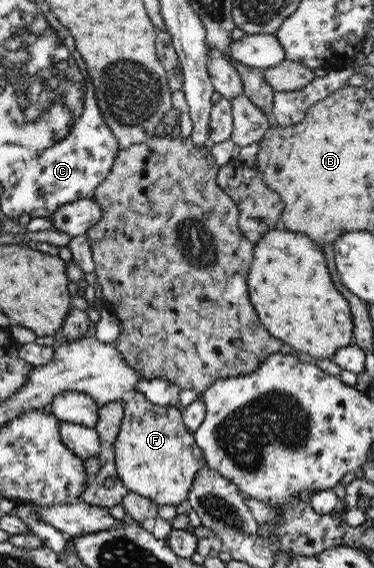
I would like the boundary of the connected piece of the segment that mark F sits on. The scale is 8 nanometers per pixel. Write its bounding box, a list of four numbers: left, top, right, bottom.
[113,392,205,505]

